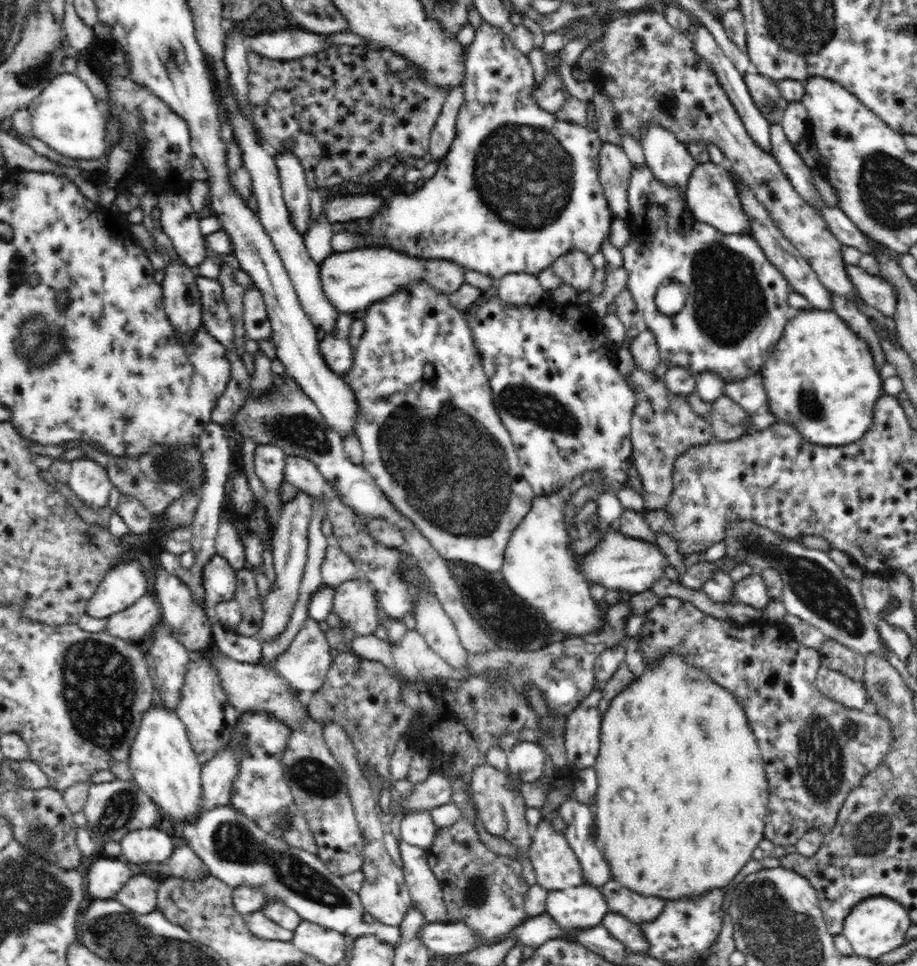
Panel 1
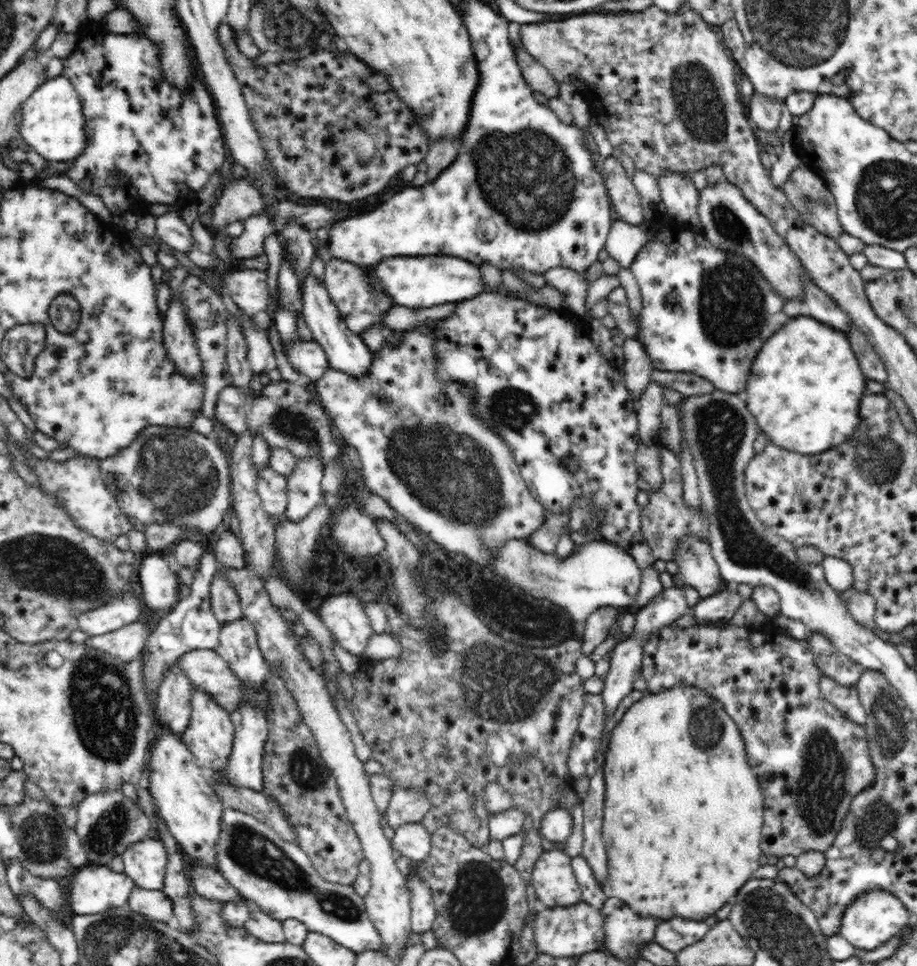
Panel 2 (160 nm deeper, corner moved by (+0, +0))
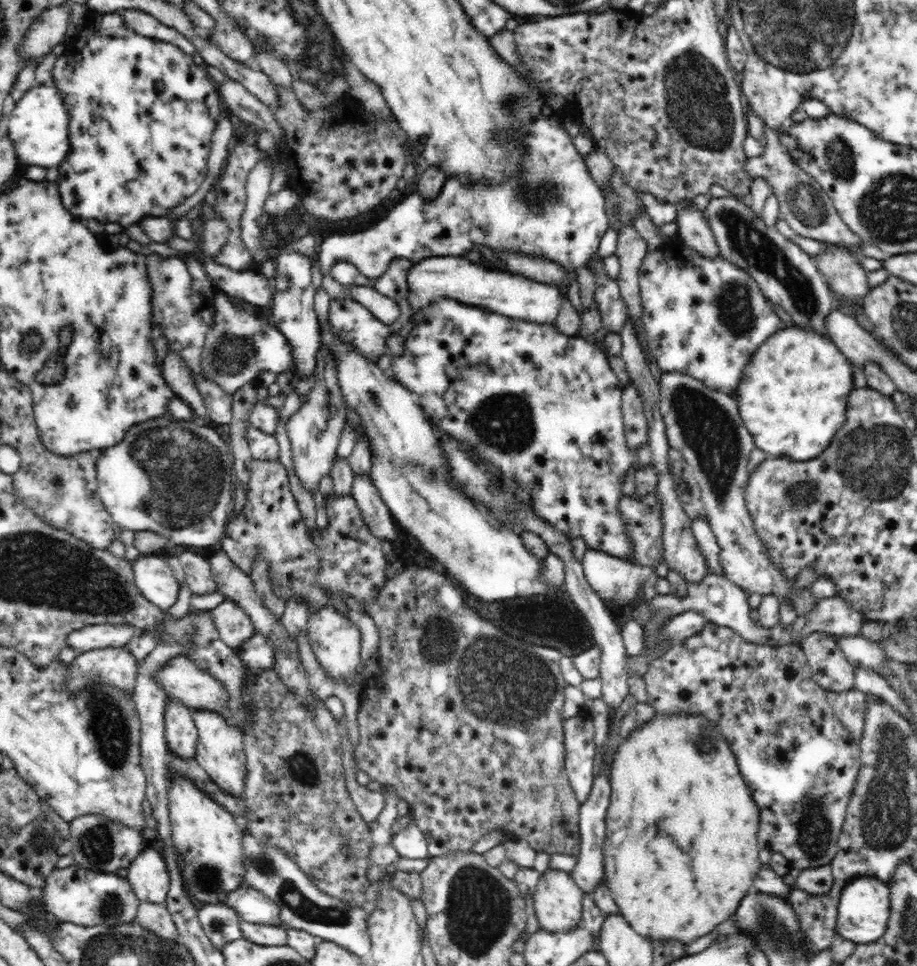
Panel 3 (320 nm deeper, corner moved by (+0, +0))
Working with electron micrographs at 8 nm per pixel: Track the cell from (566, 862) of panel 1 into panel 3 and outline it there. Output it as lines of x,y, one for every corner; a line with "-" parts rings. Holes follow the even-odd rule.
548,868
533,892
534,908
539,928
562,932
581,922
583,890
570,873

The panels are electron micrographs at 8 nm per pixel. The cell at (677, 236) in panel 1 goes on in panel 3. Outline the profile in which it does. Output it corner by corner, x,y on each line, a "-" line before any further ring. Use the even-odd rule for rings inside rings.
688,250
688,258
666,258
664,262
650,258
640,268
639,284
643,333
660,370
694,377
715,392
734,396
755,350
774,333
789,326
775,313
772,303
763,296
752,276
722,256
708,259

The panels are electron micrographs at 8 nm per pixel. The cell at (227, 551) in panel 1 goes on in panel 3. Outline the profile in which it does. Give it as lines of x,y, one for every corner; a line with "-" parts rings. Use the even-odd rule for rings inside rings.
255,459
251,467
244,508
240,514
231,513
224,537
220,539
221,549
228,558
250,575
252,562
261,556
269,566
273,591
285,601
299,596
312,606
311,612
331,606
330,602
344,592
368,608
386,584
387,556
381,540
366,525
353,497
326,496
329,524
322,532
308,532
292,495
286,466
278,459

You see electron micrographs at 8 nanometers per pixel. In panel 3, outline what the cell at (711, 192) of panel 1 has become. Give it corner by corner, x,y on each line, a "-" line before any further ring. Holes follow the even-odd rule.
734,197
712,198
703,215
712,229
721,256
738,268
748,272
758,283
760,291
772,304
780,305
792,318
792,325
800,329
814,329
814,332
827,336
825,321
834,310
834,300
825,278
818,271
816,258
811,258
792,241
786,239
775,226
769,226
758,217
750,204

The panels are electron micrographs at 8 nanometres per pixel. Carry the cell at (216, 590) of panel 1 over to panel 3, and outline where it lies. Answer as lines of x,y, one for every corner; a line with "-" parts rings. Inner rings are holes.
227,597
225,601
210,610
210,613
222,642
235,652
238,652
258,632
250,617

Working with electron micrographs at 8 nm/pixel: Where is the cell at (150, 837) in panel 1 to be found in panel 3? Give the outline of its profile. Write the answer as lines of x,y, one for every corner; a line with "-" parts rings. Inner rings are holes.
146,846
127,869
127,880
141,902
166,902
170,874
160,851

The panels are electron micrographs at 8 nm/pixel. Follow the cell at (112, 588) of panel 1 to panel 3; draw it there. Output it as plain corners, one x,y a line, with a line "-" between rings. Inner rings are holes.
88,624
70,632
67,646
78,655
94,648
120,648
135,635
133,624

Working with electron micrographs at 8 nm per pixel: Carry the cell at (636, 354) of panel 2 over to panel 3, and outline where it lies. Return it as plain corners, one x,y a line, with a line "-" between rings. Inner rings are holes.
632,382
624,386
622,396
623,427
625,428
626,444
630,450
638,451
642,444
647,444
648,425
640,395

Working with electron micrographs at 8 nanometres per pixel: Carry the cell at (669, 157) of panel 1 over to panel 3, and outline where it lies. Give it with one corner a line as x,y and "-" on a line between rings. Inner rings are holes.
692,199
682,200
677,205
677,233
686,247
694,248
698,255
708,259
721,256
712,229
708,226
703,212
694,207

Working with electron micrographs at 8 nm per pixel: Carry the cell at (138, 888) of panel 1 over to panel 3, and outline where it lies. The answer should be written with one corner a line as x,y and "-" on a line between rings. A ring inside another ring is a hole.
141,902
136,921
164,940
180,941
178,929
164,903

